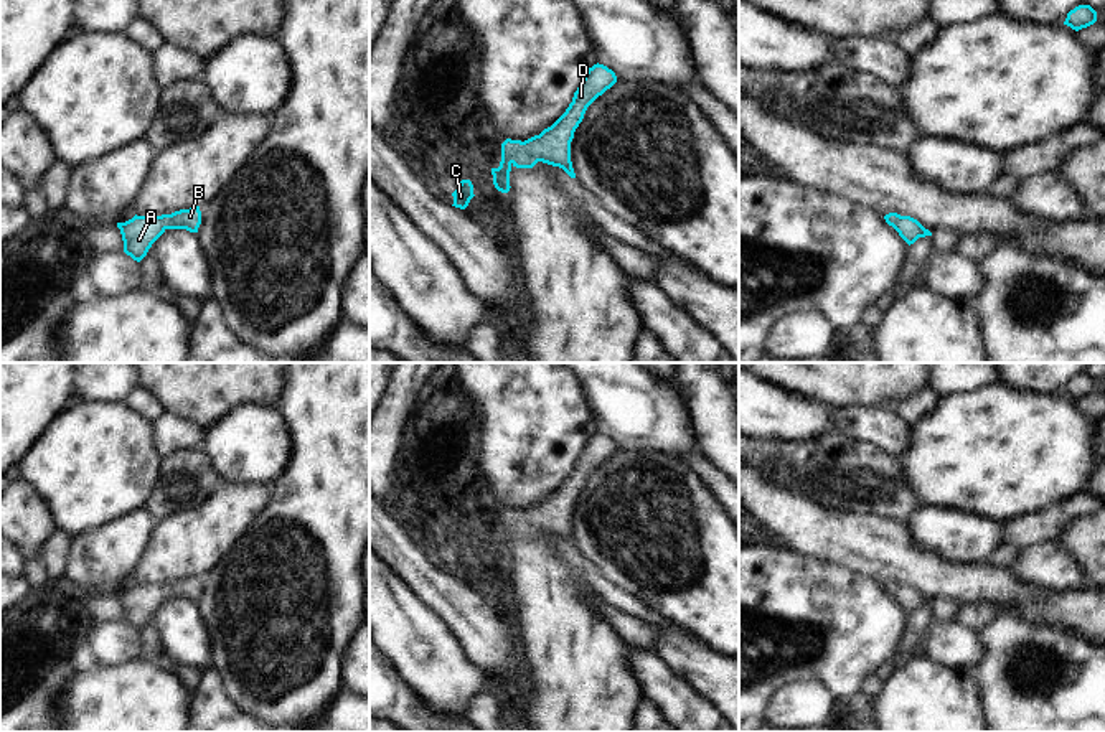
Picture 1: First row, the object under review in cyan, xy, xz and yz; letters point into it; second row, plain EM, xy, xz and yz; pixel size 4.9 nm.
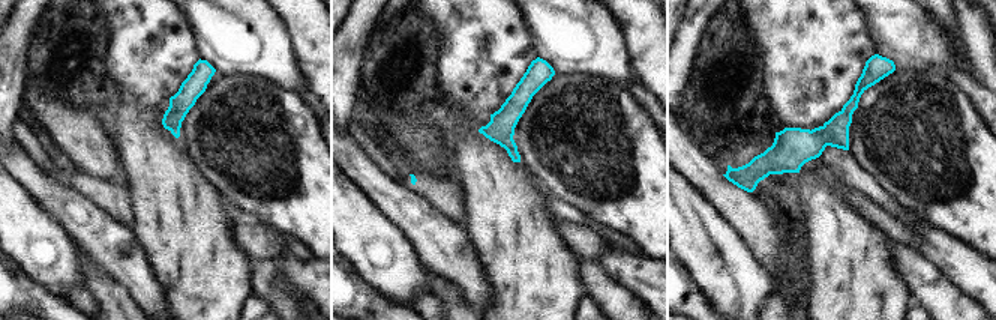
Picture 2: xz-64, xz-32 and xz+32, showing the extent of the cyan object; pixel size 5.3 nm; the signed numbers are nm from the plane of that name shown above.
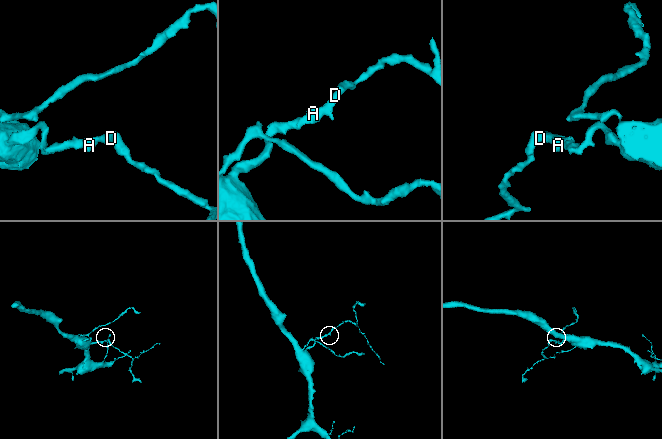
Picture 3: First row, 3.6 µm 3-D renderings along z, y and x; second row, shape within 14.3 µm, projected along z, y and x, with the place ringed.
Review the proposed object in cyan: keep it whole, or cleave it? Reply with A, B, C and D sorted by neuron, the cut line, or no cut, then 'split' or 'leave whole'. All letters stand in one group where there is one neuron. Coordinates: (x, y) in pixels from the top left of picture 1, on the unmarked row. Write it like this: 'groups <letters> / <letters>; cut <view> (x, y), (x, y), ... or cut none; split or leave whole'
groups A B C D; cut none; leave whole

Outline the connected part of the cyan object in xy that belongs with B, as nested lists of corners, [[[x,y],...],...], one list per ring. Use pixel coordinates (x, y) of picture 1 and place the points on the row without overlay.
[[[200,575],[190,579],[180,579],[172,584],[162,585],[134,585],[125,592],[117,592],[124,610],[124,622],[134,630],[140,631],[152,613],[167,598],[186,598],[190,602],[198,602],[201,594]]]

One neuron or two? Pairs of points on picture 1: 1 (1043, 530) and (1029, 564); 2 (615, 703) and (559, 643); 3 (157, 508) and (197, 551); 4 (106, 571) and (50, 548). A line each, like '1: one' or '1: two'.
1: two
2: one
3: two
4: two

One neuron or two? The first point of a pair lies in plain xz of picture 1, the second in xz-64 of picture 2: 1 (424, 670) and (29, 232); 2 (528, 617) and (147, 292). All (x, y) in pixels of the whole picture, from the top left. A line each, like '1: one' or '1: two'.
1: one
2: two

